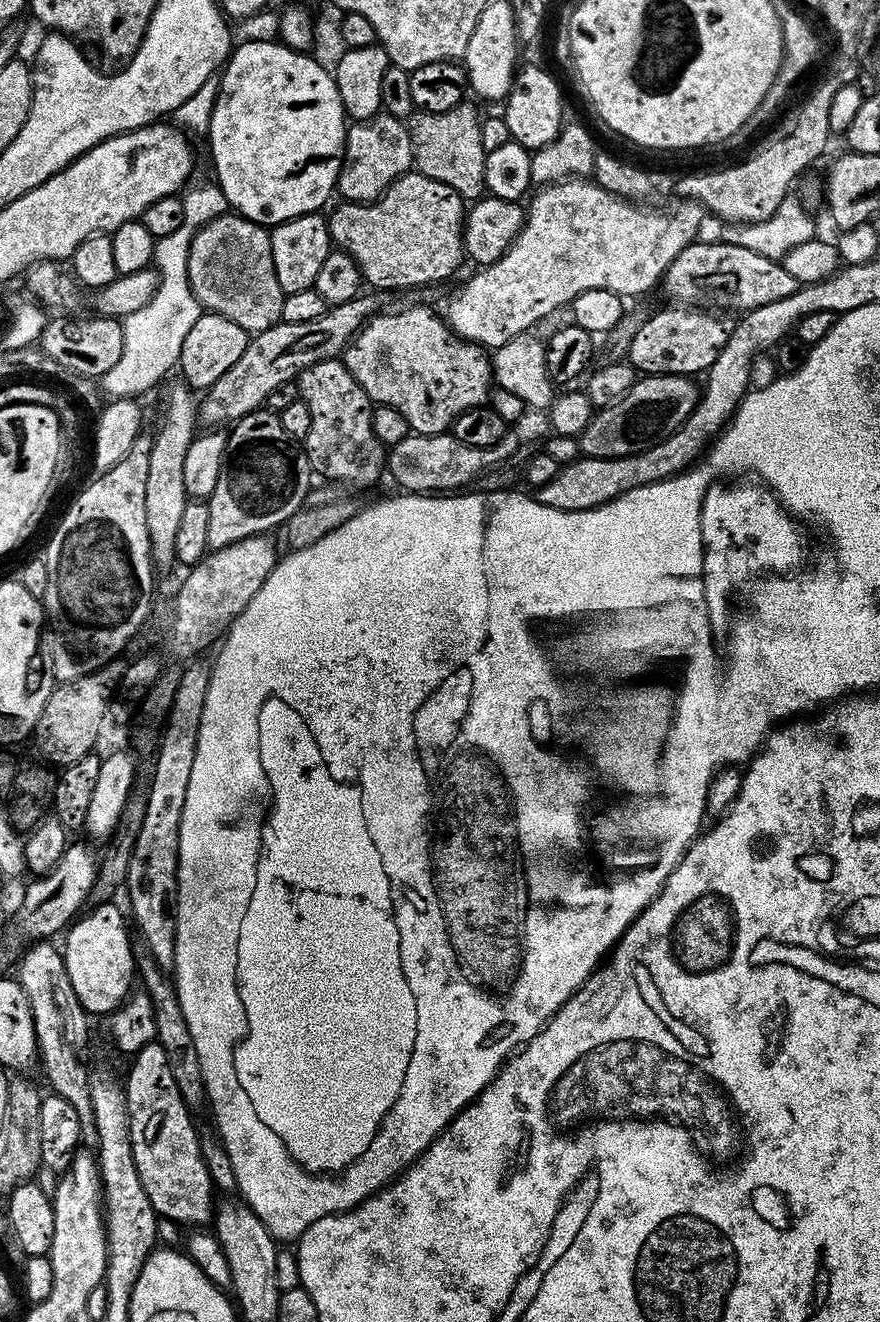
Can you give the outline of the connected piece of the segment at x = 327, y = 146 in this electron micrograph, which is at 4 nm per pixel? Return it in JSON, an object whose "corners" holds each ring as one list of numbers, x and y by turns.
{"corners":[[248,40,245,44,237,43,233,47,227,63,223,65,222,71,219,73,220,85,217,88,217,98,214,102,213,113,210,114,210,122,206,133,208,148,212,151,212,164,216,167,214,180,219,185,222,194,227,198,229,209,245,216,248,220,253,220,265,226,275,226,311,212,319,213,321,211,320,207,331,196,334,196,338,174,344,161,344,133,346,131,346,117,342,106,342,98,338,94,338,86,333,73,329,69,327,72,318,61,311,60,308,54,303,51,289,48,287,44,273,40]]}

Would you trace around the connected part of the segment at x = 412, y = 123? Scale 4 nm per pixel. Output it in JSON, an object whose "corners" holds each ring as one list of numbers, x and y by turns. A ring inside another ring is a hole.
{"corners":[[462,102,450,110,442,110,442,114,413,111,406,123,415,171,438,182,446,182,446,186,453,188,464,201,475,202,486,192,484,175,488,153,482,146,482,112,468,103]]}

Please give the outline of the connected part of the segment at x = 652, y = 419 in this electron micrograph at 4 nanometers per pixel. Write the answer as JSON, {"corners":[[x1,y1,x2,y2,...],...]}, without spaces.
{"corners":[[641,375,629,383,627,390,605,408,593,411,586,430,582,430,578,443,583,455,590,458,622,458,645,452,674,435,696,408,702,392,695,379,687,376]]}

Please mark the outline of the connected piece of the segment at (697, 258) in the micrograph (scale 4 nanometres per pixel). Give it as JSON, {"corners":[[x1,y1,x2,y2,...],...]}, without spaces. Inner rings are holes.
{"corners":[[693,242,688,244,670,262,670,266,664,271,662,289,668,296,673,296,673,301,684,306,716,306,721,304,724,308,733,308,736,314,749,312,751,308,766,306,766,302,778,302,778,298,786,298,789,294,794,294,797,282,790,274,786,274,783,263,780,260,772,260,763,257,762,254,748,250,745,246,736,246,714,242,714,244,700,244]]}

